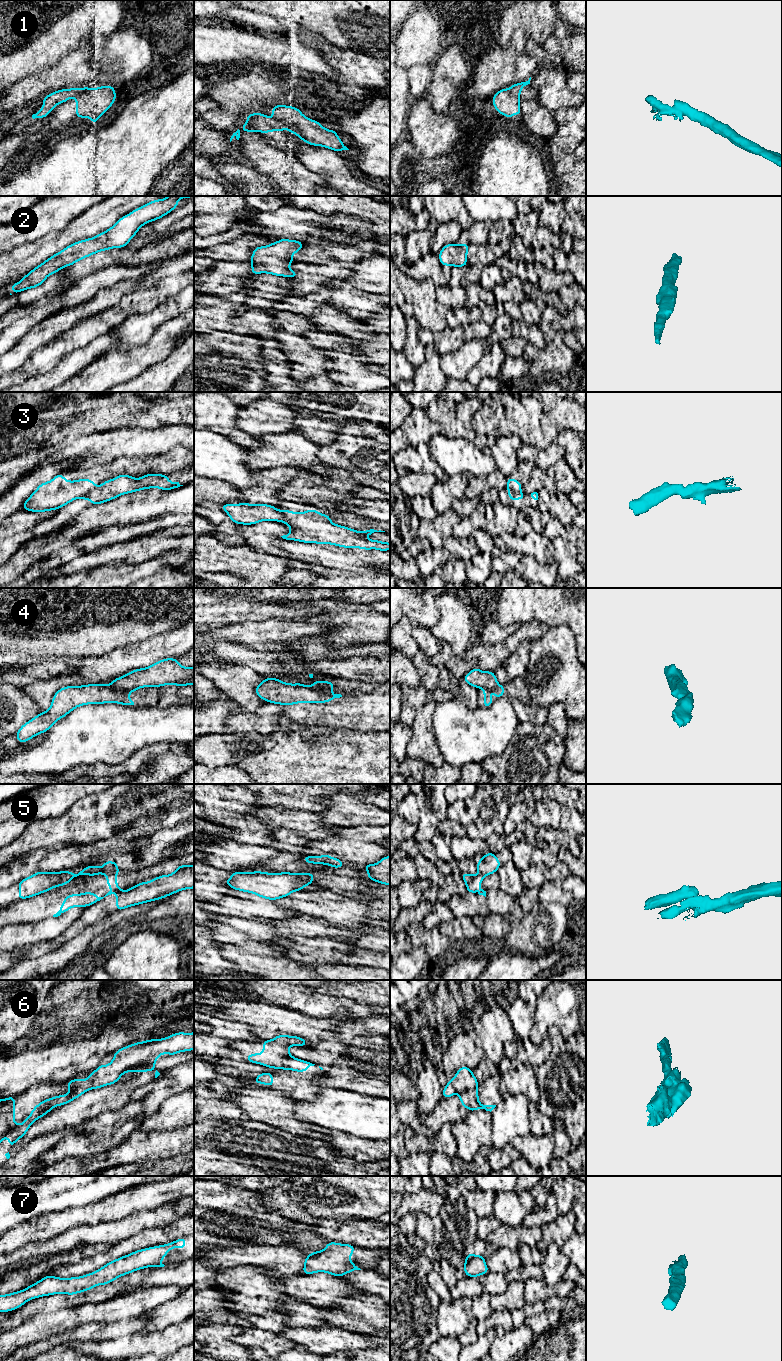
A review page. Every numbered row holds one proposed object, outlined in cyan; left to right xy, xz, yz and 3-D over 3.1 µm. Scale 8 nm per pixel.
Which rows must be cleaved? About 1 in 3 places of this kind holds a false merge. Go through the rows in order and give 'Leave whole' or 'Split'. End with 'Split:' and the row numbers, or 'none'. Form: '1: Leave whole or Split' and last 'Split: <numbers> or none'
1: Split
2: Leave whole
3: Split
4: Split
5: Split
6: Leave whole
7: Leave whole
Split: 1, 3, 4, 5

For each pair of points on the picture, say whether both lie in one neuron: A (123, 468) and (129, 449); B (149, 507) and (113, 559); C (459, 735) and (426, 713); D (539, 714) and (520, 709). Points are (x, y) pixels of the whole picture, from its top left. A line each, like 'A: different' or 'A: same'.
A: different
B: different
C: different
D: same

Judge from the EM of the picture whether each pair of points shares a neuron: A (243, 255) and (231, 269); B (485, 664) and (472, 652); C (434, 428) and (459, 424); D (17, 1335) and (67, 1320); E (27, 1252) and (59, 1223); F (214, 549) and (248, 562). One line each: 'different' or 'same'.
A: different
B: same
C: different
D: same
E: different
F: same

